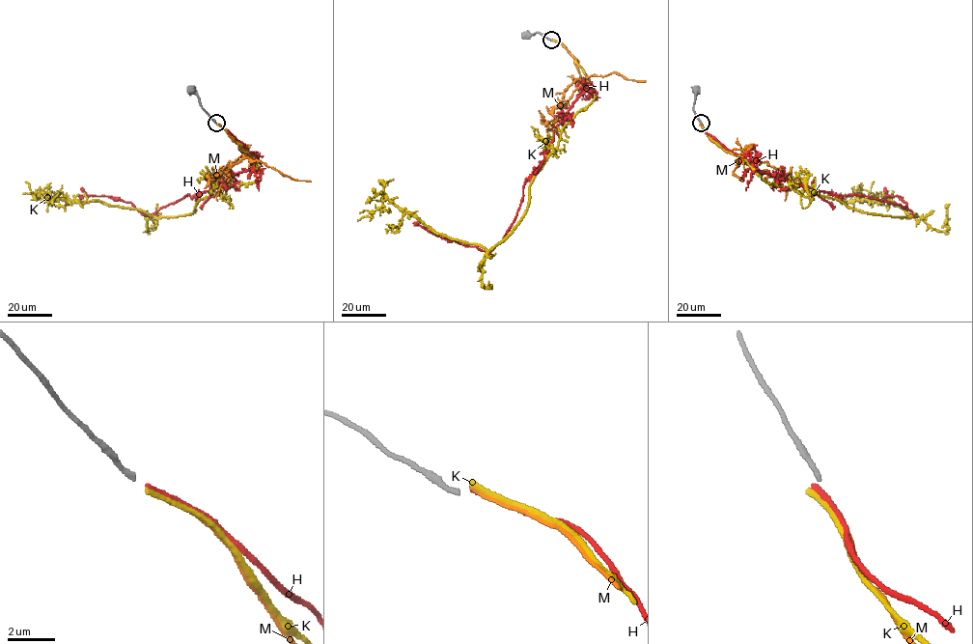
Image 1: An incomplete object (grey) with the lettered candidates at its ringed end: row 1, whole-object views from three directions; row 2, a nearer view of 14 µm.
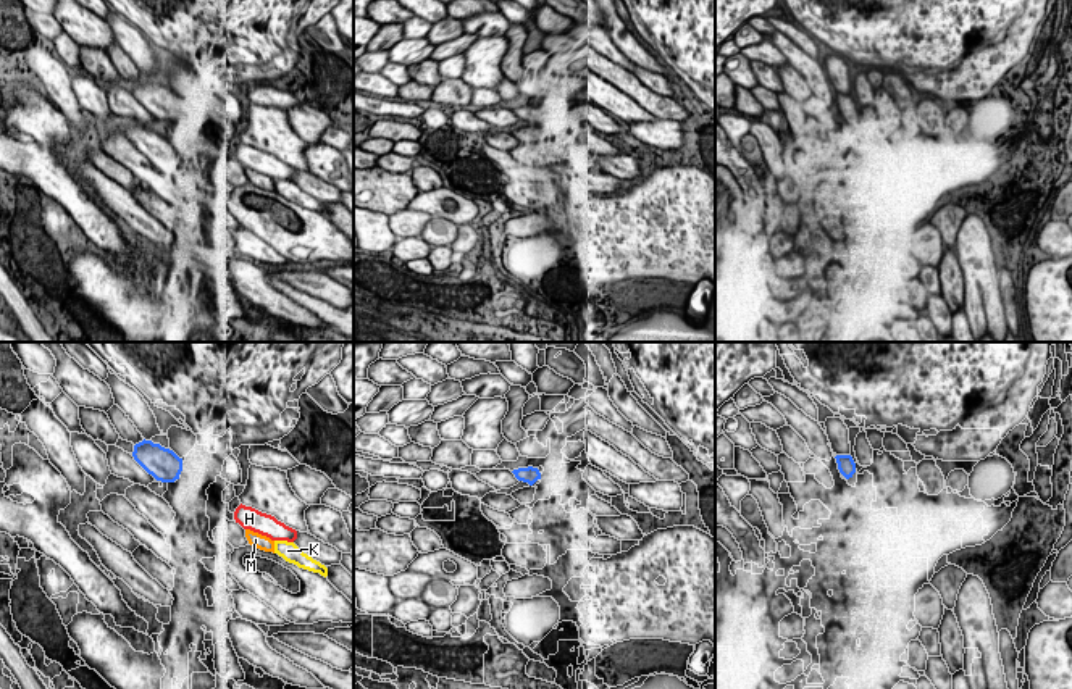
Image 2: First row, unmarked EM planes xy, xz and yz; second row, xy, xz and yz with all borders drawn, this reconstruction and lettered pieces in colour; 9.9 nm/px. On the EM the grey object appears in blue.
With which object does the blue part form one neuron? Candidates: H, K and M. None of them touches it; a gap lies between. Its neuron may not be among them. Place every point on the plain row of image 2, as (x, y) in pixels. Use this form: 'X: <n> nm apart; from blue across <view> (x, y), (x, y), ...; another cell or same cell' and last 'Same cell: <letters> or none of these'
H: 650 nm apart; from blue across xy (178, 116), (236, 147); another cell
K: 1150 nm apart; from blue across xy (178, 116), (275, 179); another cell
M: 850 nm apart; from blue across xy (178, 116), (246, 168); another cell
Same cell: none of these

